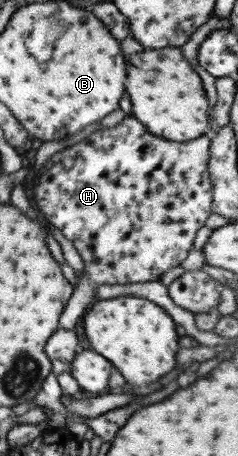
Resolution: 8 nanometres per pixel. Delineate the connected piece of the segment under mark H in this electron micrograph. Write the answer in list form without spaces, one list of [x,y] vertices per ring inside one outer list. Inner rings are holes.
[[[127,115],[113,127],[100,127],[84,139],[54,154],[49,153],[39,174],[28,177],[25,185],[31,186],[36,210],[71,242],[84,263],[83,276],[77,278],[77,287],[73,288],[71,299],[59,317],[61,329],[73,329],[91,303],[96,286],[158,281],[162,273],[180,265],[187,257],[195,232],[211,212],[211,182],[207,169],[209,144],[207,135],[181,143],[151,135],[142,123]]]

